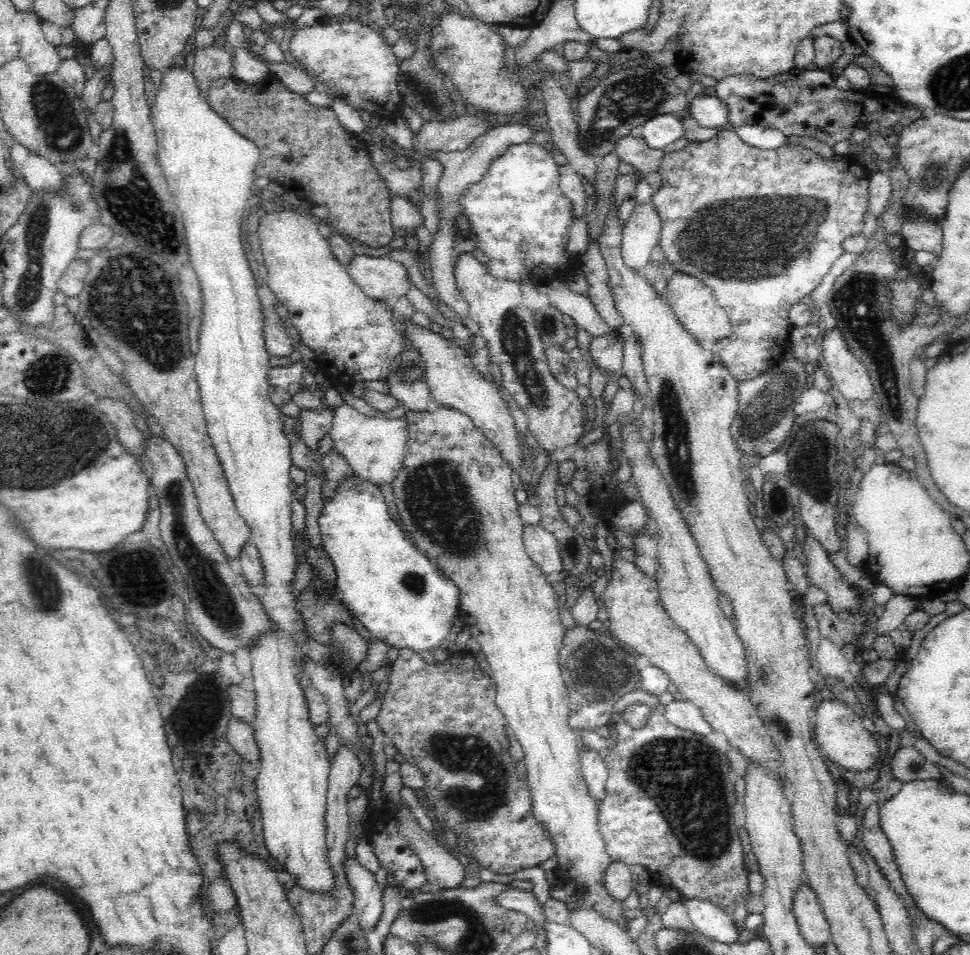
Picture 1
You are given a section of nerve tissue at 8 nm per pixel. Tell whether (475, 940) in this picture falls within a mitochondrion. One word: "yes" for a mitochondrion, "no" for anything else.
yes

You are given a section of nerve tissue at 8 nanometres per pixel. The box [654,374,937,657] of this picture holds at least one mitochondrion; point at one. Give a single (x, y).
(674, 435)

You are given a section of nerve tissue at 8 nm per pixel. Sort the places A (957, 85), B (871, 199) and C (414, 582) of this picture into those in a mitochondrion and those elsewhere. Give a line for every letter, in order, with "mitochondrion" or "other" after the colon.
A: mitochondrion
B: other
C: mitochondrion

